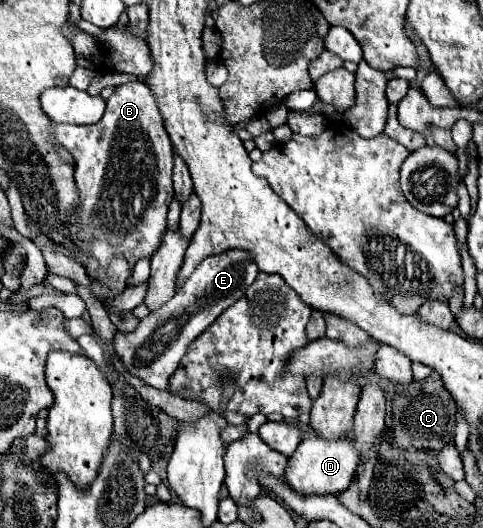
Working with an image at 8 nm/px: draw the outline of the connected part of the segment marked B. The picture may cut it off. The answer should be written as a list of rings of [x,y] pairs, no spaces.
[[[135,80],[123,86],[117,86],[113,96],[107,100],[105,116],[91,126],[71,126],[71,124],[53,124],[53,136],[75,160],[75,184],[79,192],[79,206],[69,220],[69,238],[77,244],[77,254],[69,248],[51,242],[43,232],[31,232],[35,244],[49,246],[53,252],[61,252],[67,258],[87,264],[93,256],[103,268],[111,262],[113,256],[121,254],[127,264],[135,266],[139,258],[151,258],[155,248],[159,248],[163,234],[167,230],[167,208],[173,200],[173,148],[171,140],[163,128],[163,118],[155,104],[151,90]]]

